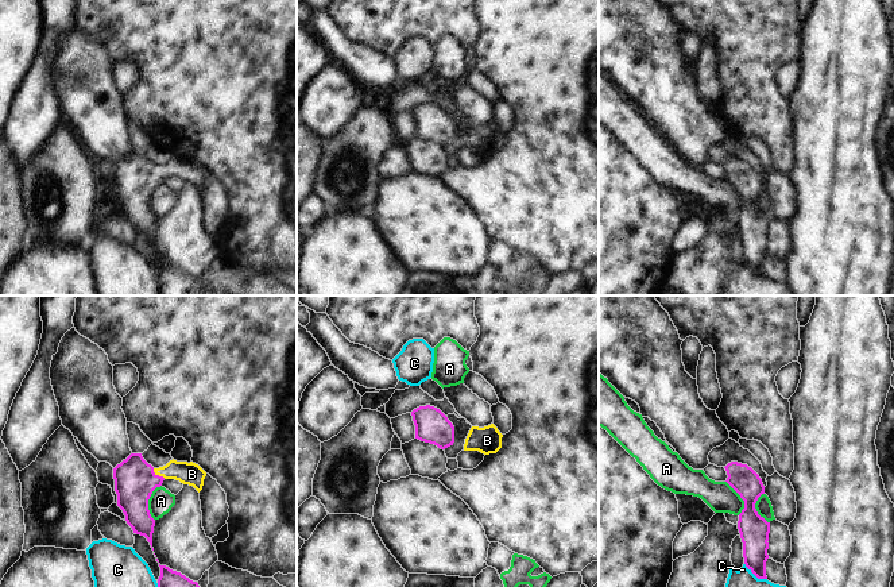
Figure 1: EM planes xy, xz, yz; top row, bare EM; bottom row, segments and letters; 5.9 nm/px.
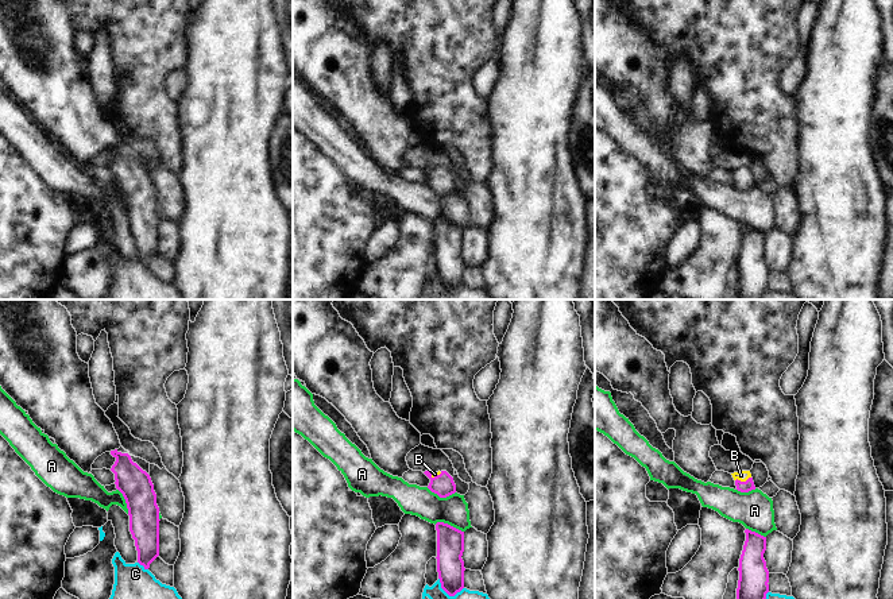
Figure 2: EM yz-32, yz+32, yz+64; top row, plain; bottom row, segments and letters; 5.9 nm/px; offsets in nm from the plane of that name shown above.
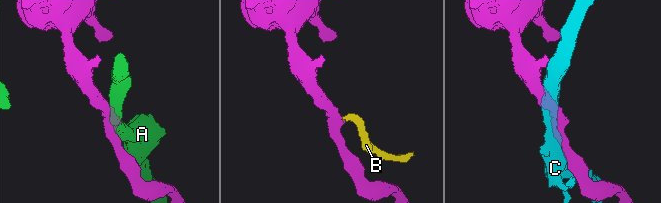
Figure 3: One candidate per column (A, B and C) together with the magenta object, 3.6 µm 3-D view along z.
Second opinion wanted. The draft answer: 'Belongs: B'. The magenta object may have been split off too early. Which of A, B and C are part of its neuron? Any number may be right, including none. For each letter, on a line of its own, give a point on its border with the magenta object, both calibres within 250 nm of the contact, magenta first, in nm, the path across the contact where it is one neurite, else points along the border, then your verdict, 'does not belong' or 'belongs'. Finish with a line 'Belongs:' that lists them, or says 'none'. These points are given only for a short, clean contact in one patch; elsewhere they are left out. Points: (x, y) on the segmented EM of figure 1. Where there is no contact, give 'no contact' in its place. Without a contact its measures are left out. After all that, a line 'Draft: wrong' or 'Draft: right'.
A: meets magenta in xy at (147, 502); 240 nm thick on the magenta side, 140 nm on the other; border along xy (161, 485), (148, 499), (148, 513), (154, 520); does not belong
B: meets magenta in xy at (158, 475); 240 nm thick on the magenta side, 140 nm on the other; runs through xy (135, 481), (158, 475), (192, 474); belongs
C: meets magenta in yz at (755, 575); 170 nm thick on the magenta side, 110 nm on the other; does not belong
Belongs: B
Draft: right

